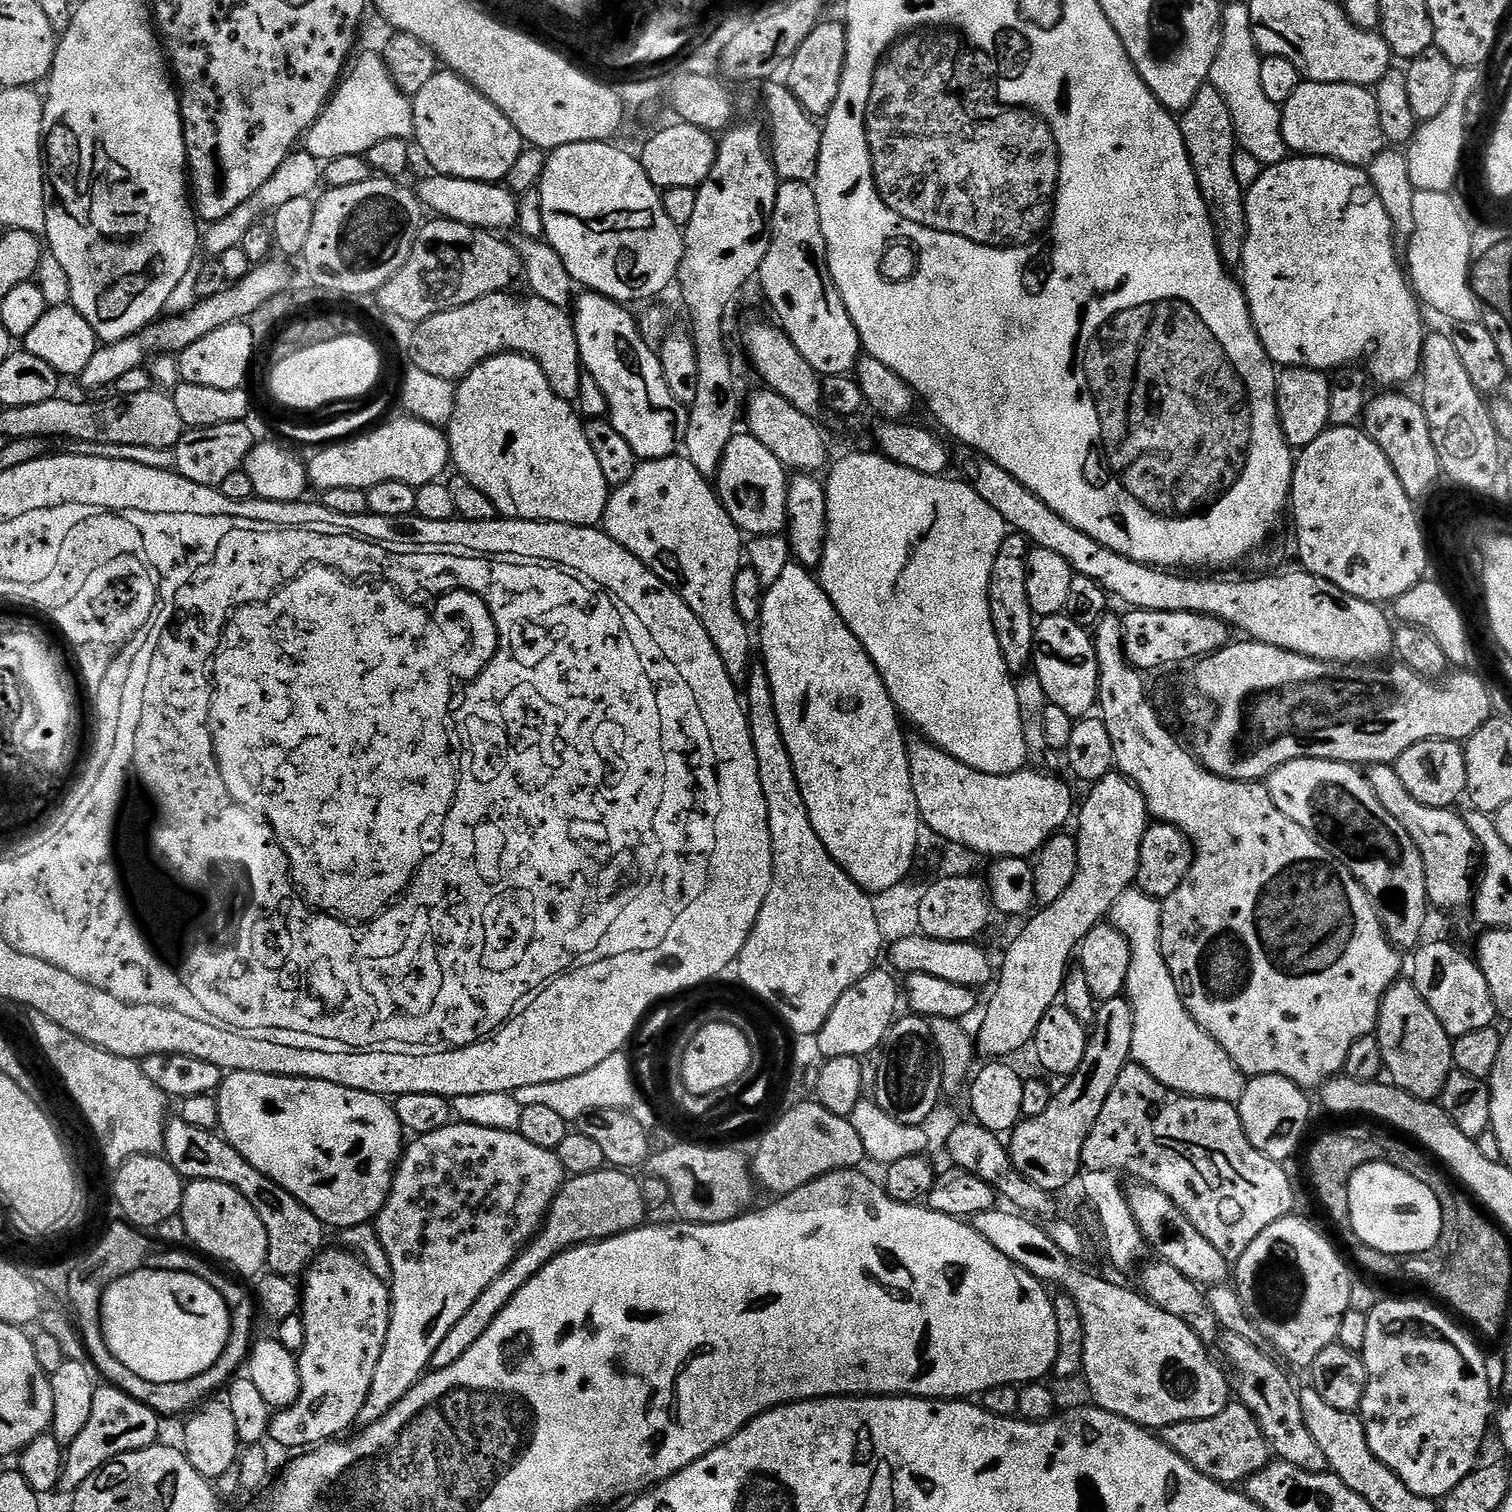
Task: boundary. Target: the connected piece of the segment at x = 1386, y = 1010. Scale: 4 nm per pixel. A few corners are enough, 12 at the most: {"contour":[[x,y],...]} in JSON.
{"contour":[[1411,982],[1380,1004],[1384,1072],[1435,1101],[1454,1071],[1452,1041]]}

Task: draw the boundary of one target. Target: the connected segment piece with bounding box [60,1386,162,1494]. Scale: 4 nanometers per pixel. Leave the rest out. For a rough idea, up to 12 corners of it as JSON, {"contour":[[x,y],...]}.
{"contour":[[117,1386],[97,1387],[67,1445],[60,1488],[157,1443],[161,1417]]}

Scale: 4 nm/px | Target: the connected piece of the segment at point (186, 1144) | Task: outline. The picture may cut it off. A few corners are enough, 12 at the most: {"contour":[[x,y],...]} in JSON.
{"contour":[[172,1118],[162,1155],[185,1181],[229,1184],[268,1235],[268,1272],[299,1277],[326,1225],[223,1135]]}

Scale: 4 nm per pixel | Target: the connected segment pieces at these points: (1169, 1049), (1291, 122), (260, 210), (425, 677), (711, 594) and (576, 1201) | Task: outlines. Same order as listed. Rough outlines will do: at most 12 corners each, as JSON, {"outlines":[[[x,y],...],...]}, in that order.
{"outlines":[[[1161,901],[1112,907],[1128,942],[1132,1060],[1186,1096],[1239,1105],[1246,1077],[1186,1010]],[[1301,82],[1280,114],[1293,153],[1355,168],[1386,148],[1375,91]],[[293,151],[238,210],[203,229],[208,254],[238,247],[265,215],[311,197],[321,161]],[[302,566],[234,606],[214,752],[371,915],[452,797],[444,644]],[[684,454],[637,463],[602,528],[736,669],[742,533]],[[565,1179],[539,1232],[454,1322],[431,1367],[458,1362],[510,1298],[568,1248],[641,1227],[640,1180]]]}

